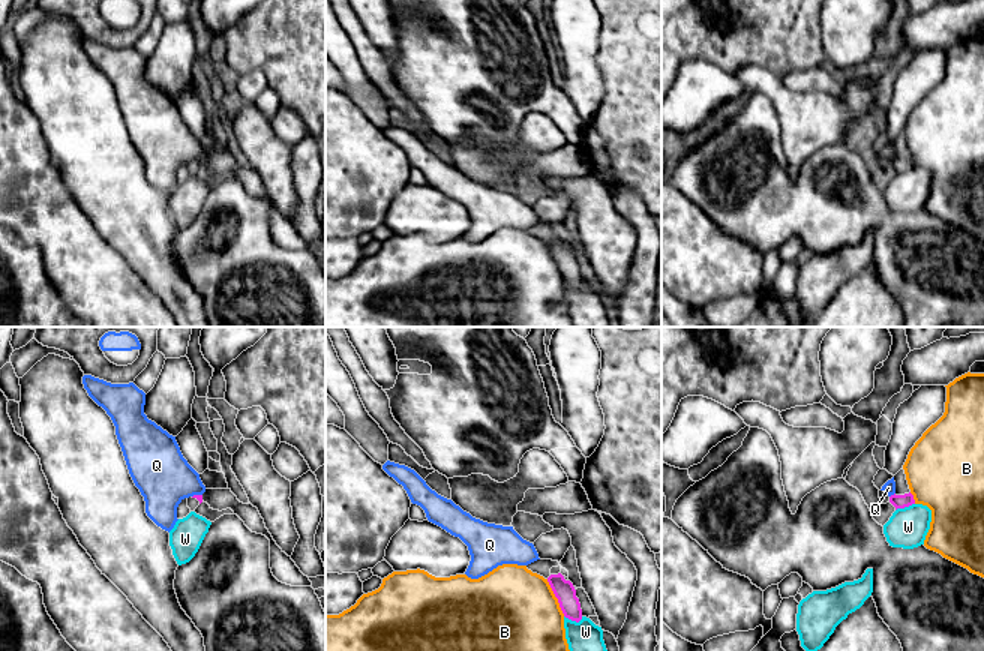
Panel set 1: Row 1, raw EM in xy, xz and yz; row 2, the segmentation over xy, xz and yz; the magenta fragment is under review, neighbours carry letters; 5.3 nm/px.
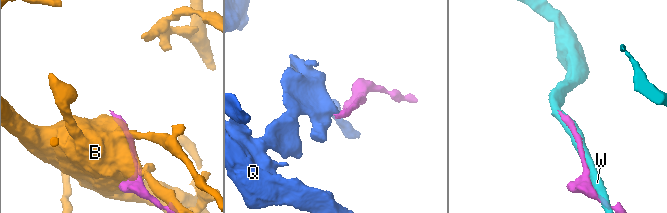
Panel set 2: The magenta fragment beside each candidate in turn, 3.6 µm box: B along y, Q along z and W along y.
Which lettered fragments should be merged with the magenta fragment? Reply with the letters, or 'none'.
none

